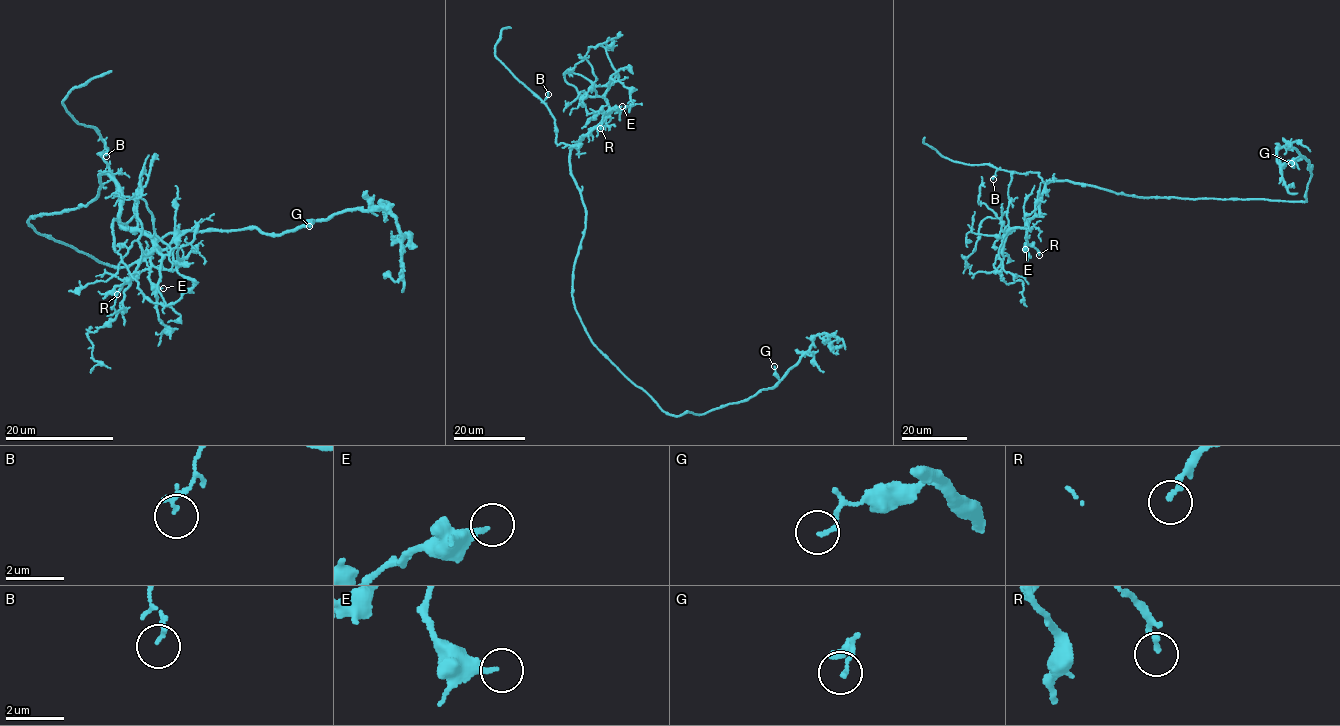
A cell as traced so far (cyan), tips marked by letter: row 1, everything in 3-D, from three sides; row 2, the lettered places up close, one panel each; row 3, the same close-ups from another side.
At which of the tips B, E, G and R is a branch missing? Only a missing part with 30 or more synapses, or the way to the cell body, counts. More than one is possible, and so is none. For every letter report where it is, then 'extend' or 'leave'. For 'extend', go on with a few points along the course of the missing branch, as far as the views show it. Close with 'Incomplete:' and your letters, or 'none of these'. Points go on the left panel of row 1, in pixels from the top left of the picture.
B: at (106, 156); leave
E: at (163, 288); leave
G: at (309, 226); leave
R: at (117, 294); leave
Incomplete: none of these

